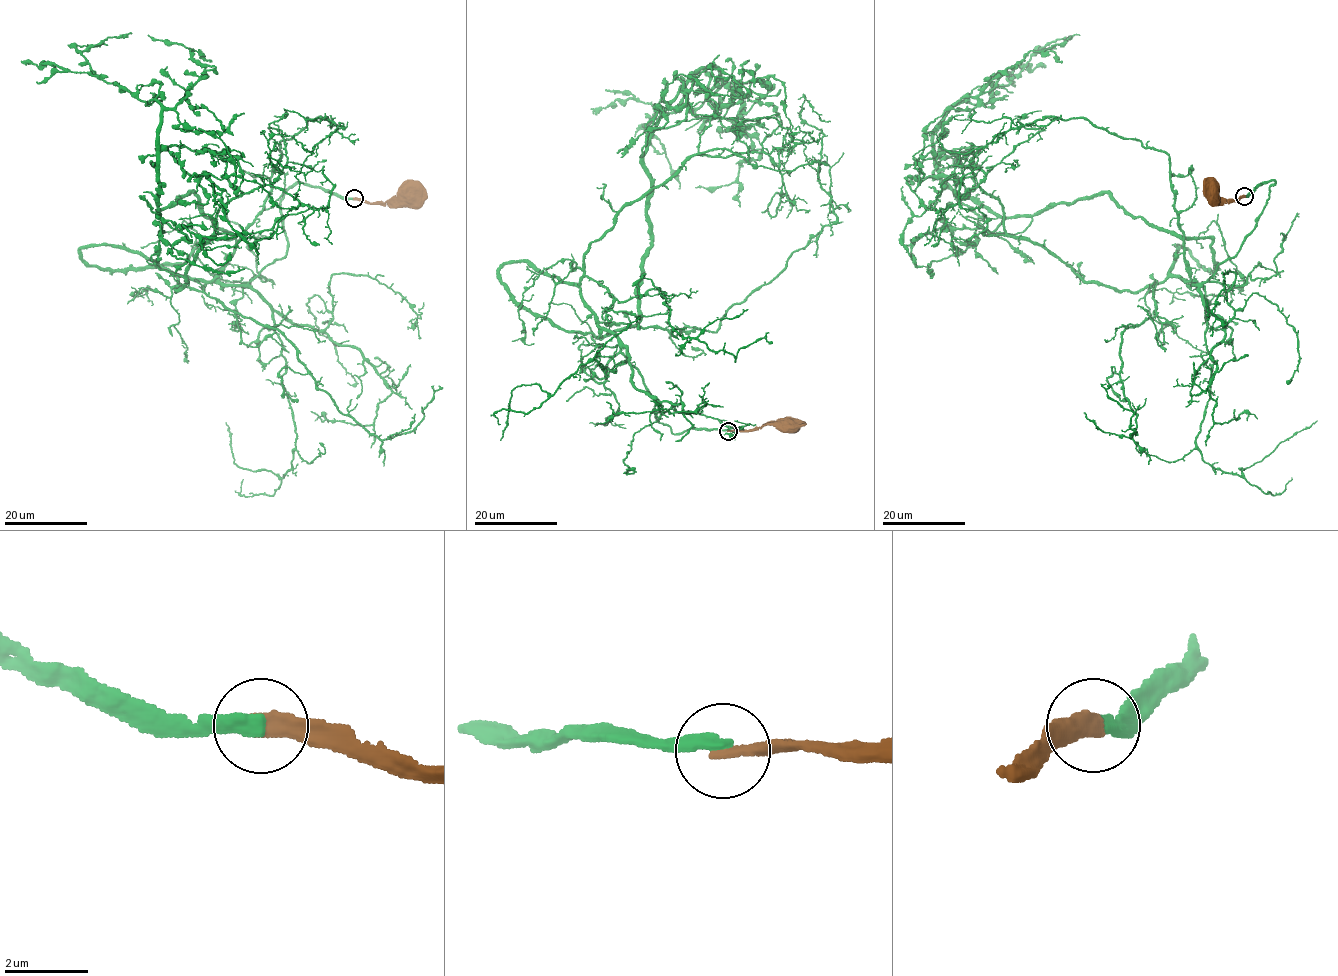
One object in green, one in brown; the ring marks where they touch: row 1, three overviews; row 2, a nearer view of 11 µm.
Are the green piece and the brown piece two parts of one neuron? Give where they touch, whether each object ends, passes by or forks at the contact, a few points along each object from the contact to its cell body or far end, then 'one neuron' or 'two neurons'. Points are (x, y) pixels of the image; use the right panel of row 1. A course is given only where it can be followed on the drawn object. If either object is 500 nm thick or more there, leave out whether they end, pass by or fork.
at (1244, 196); green ends there; brown ends there; green runs (1244, 196), (1275, 181), (1195, 283), (1182, 240), (1106, 193), (1004, 217), (942, 179), (945, 112), (1079, 35); brown runs (1244, 196), (1236, 200), (1210, 199), (1207, 194), (1212, 192); two neurons

